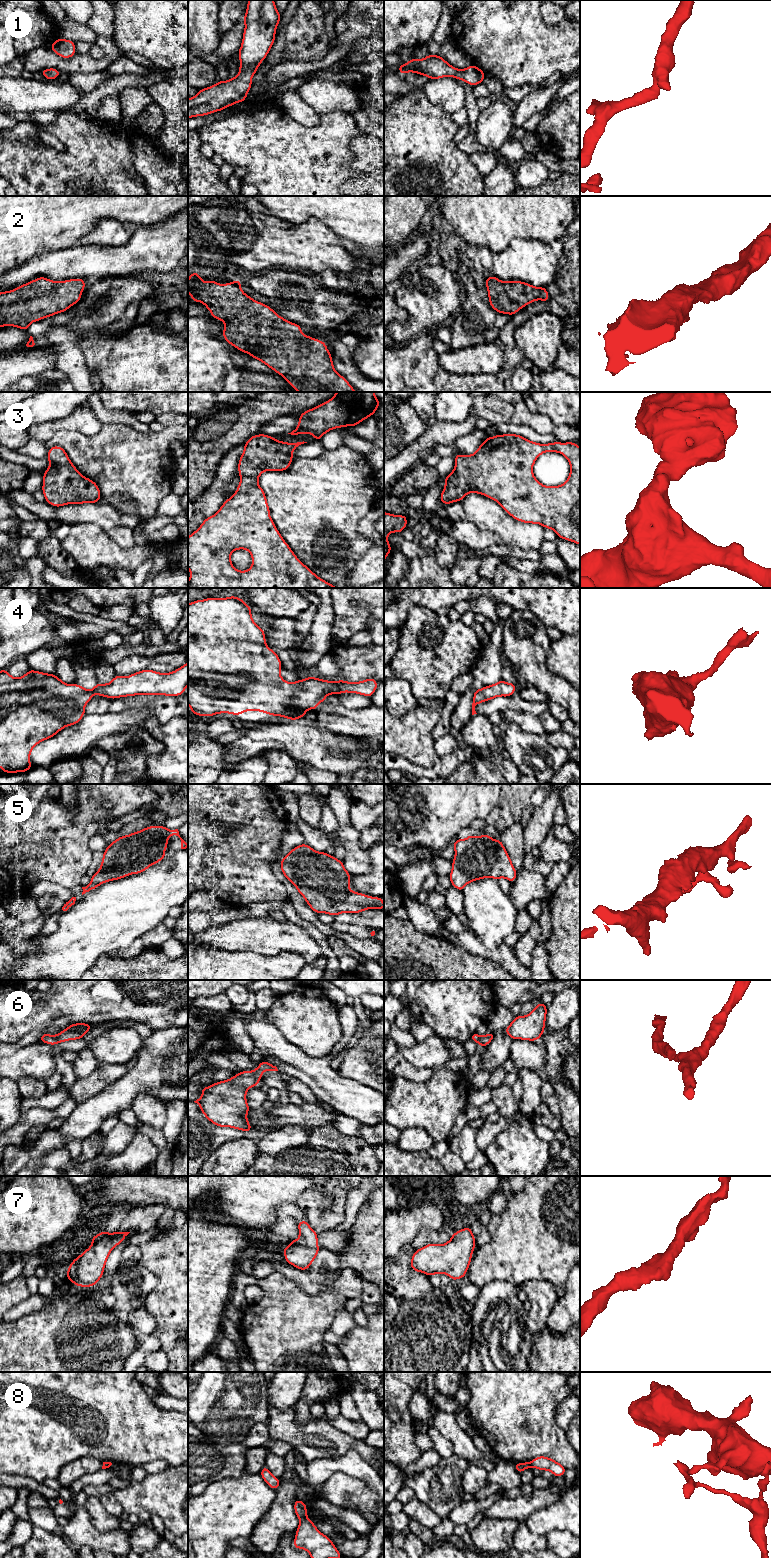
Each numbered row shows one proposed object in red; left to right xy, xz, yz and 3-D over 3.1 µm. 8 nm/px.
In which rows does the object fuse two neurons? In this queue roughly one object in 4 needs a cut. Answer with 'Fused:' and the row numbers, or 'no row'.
Fused: 8

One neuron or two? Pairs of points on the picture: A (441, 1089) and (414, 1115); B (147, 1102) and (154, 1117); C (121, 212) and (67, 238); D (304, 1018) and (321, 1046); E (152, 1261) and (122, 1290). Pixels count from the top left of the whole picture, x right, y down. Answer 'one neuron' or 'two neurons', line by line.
A: one neuron
B: one neuron
C: one neuron
D: one neuron
E: two neurons

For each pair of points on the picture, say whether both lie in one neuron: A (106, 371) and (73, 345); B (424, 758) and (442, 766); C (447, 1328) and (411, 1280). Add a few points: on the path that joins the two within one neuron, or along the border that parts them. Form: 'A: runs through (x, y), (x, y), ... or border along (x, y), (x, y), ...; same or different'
A: border along (84, 337), (82, 351), (87, 368), (91, 374); different
B: border along (439, 759), (430, 767), (420, 767), (413, 763); different
C: border along (439, 1293), (412, 1303); different

